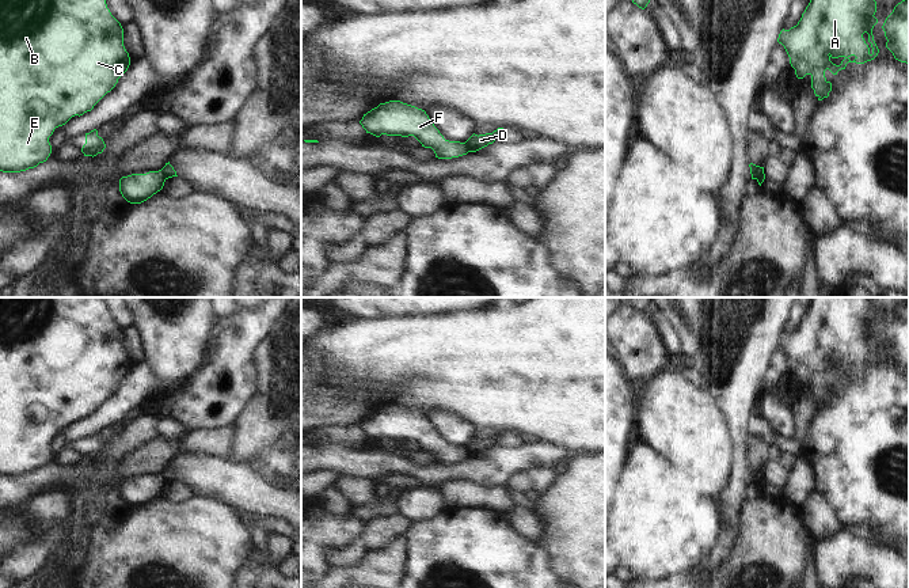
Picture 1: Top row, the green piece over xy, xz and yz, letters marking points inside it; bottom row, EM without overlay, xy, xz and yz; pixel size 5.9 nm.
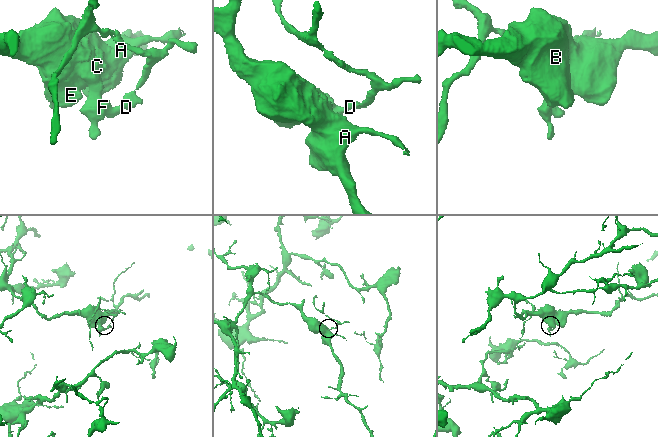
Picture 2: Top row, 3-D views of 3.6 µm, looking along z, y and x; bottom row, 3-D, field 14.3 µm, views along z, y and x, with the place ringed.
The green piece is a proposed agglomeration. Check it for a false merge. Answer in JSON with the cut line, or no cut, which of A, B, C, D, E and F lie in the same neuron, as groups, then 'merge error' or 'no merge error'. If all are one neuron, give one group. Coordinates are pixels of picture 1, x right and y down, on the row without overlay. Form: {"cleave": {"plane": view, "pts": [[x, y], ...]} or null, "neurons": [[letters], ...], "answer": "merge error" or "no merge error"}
{"cleave": {"plane": "xy", "pts": [[160, 474], [166, 482]]}, "neurons": [["A", "B", "C", "E", "F"], ["D"]], "answer": "merge error"}

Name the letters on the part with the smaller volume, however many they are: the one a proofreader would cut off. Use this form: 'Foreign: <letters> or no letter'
Foreign: D

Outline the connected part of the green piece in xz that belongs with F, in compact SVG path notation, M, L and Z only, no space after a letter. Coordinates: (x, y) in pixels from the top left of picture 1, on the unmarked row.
M400 405L380 407L364 418L360 428L376 441L414 440L422 451L431 452L438 463L459 462L469 456L465 447L445 444L425 414Z

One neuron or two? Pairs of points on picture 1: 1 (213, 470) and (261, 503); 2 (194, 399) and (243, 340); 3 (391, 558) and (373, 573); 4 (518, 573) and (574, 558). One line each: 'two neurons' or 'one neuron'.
1: one neuron
2: one neuron
3: one neuron
4: two neurons

